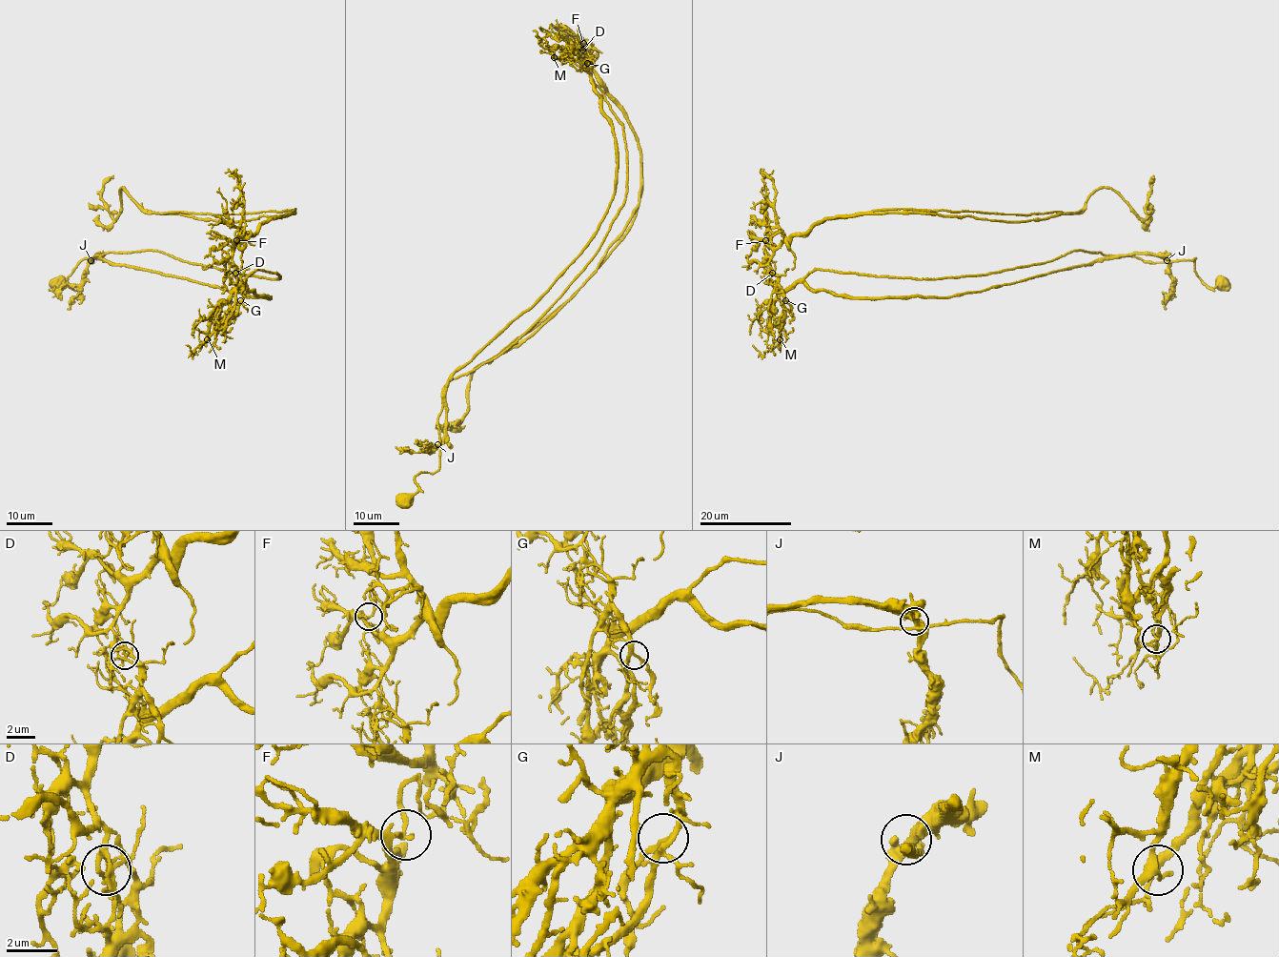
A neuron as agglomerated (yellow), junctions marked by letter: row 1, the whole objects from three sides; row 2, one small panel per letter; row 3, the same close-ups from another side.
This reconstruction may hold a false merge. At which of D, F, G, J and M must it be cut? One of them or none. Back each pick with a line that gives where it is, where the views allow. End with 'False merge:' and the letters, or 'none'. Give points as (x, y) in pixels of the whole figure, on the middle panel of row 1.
D: (582, 50)
False merge: D

